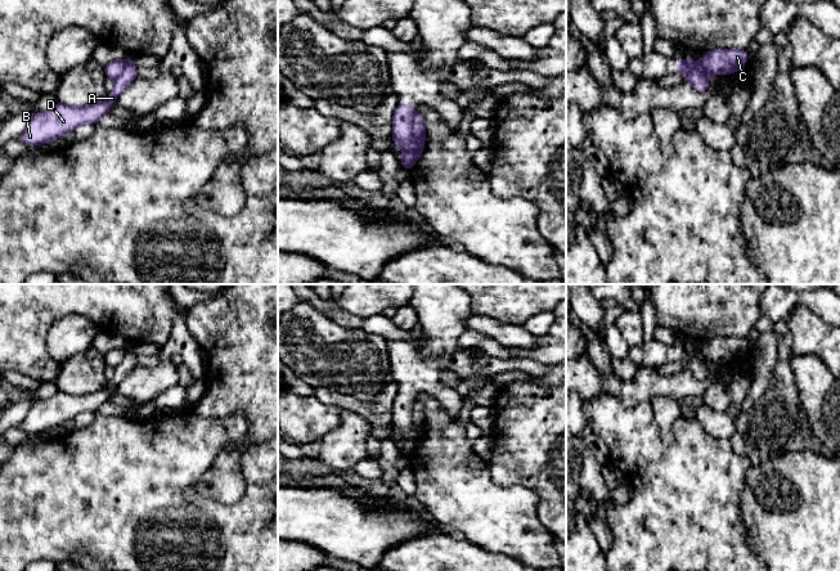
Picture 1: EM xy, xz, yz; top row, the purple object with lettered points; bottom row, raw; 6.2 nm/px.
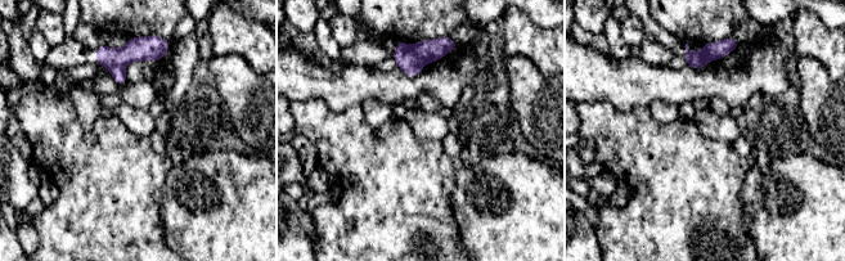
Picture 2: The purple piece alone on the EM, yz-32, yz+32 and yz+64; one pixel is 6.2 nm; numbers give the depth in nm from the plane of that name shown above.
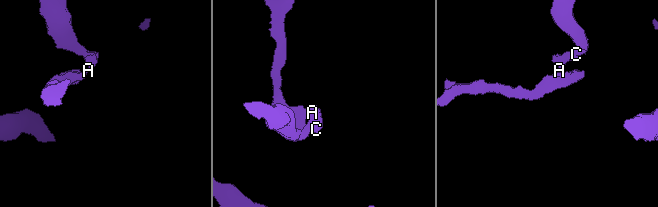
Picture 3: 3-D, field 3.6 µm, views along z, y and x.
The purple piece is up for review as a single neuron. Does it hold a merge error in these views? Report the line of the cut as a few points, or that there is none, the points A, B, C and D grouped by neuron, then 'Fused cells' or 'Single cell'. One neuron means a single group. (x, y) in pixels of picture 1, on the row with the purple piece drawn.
Split along xz (414, 112), (412, 131), (417, 138), (423, 139). Groups: A B D / C. Fused cells

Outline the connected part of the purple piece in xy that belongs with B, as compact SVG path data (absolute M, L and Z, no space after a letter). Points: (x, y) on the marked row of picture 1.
M132 55L125 60L123 72L116 78L114 89L104 102L90 105L68 105L57 102L49 111L36 112L26 130L17 138L30 147L41 145L63 138L84 123L98 123L108 116L111 104L138 77Z

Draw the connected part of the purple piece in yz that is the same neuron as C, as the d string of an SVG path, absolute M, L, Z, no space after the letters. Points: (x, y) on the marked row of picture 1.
M715 49L705 53L700 62L679 59L675 64L675 72L686 76L691 68L700 68L709 75L731 75L742 69L747 59L749 53L741 49Z

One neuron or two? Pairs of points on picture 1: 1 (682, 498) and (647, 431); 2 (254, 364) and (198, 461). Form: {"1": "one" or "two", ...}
{"1": "one", "2": "two"}

